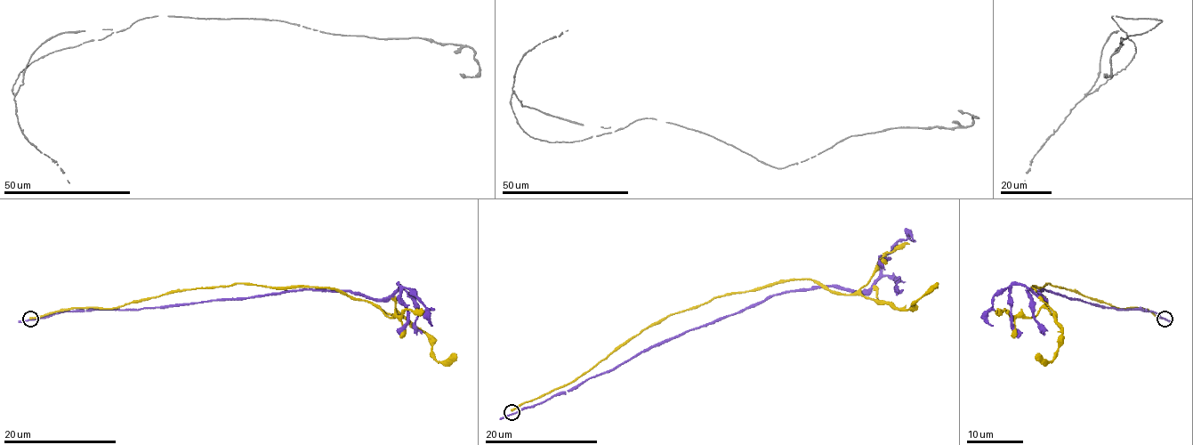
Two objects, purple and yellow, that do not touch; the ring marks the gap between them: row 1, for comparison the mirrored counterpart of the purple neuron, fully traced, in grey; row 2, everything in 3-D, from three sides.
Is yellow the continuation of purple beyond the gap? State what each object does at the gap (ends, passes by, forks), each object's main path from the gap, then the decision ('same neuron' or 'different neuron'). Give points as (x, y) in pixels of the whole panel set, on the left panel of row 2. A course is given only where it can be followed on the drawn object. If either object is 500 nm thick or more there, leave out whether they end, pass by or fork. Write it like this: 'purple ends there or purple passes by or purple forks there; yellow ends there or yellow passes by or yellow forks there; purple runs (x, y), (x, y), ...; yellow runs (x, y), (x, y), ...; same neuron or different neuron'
purple passes by; yellow ends there; purple runs (30, 319), (67, 311), (182, 305), (293, 290), (359, 292), (383, 298), (399, 285), (423, 304), (432, 325); yellow runs (30, 319), (234, 283), (333, 287), (403, 315), (424, 332), (437, 360), (456, 356); different neuron

